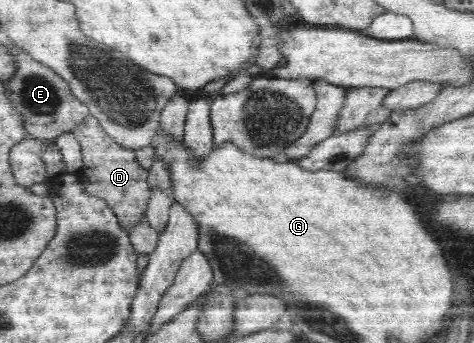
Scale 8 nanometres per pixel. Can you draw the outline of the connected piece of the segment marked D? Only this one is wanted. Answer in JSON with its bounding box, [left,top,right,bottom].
[71,114,151,232]

